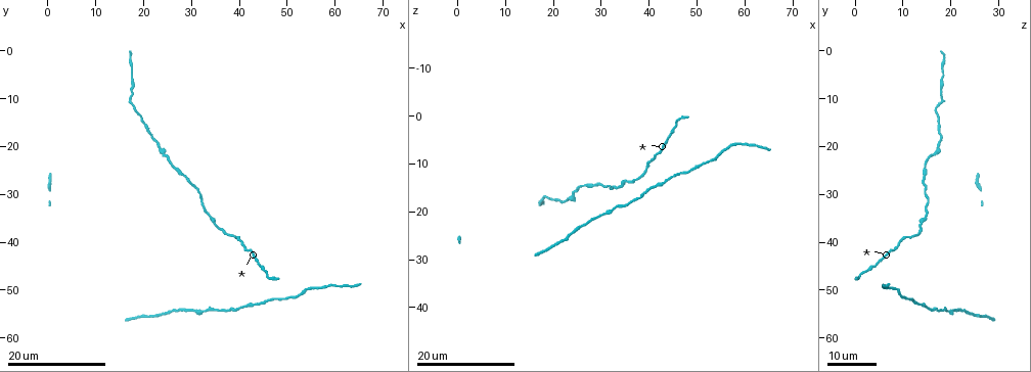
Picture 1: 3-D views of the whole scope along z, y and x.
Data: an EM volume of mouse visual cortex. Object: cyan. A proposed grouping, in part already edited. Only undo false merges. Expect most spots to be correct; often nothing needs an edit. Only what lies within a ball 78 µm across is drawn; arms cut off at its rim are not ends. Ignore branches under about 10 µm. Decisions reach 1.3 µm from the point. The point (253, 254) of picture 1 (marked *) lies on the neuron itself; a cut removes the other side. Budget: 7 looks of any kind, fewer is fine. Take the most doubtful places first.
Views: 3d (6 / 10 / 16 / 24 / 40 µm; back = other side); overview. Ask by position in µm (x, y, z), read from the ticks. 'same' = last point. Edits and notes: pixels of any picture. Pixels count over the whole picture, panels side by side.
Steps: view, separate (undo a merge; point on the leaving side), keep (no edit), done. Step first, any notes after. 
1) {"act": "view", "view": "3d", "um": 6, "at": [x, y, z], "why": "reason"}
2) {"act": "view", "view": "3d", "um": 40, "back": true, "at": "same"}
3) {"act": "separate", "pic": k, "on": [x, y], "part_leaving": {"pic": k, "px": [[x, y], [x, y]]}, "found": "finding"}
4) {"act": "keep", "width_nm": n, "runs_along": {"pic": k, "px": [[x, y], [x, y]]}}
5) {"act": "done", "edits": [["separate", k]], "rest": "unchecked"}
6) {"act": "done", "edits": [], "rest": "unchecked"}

{"act": "view", "view": "3d", "um": 24, "at": [31.0, 54.5, 21.0], "why": "calibre changes"}

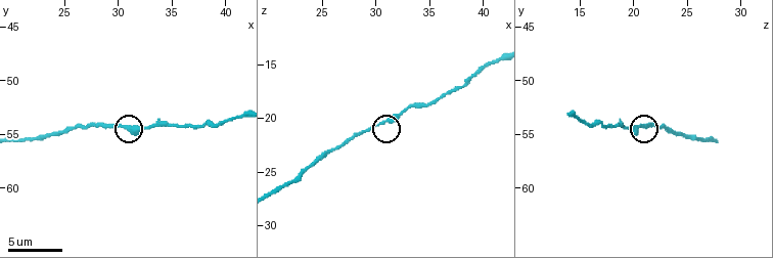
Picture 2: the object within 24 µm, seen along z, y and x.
{"act": "view", "view": "3d", "um": 10, "at": [30.6, 54.2, 20.4]}

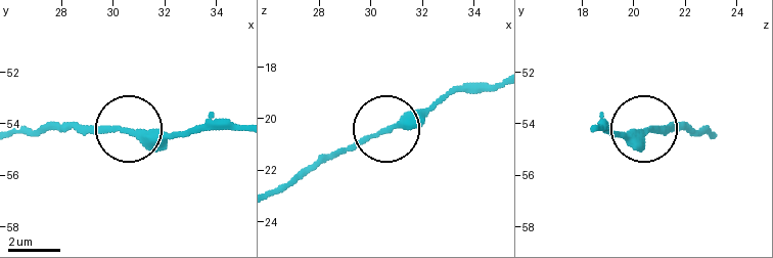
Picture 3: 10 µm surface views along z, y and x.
{"act": "keep", "runs_along": {"pic": 3, "px": [[495, 82], [455, 87], [312, 168]]}, "found": "all the same neuron"}

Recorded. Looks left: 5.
{"act": "view", "view": "3d", "um": 16, "at": [24.0, 21.5, 16.0], "why": "calibre changes"}

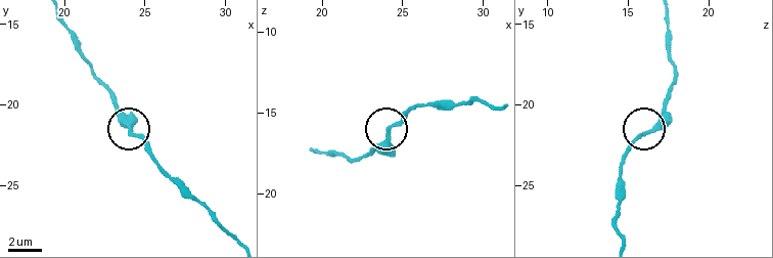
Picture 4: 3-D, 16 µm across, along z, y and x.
{"act": "view", "view": "3d", "um": 6, "at": [24.2, 21.8, 16.0], "why": "zoom in"}

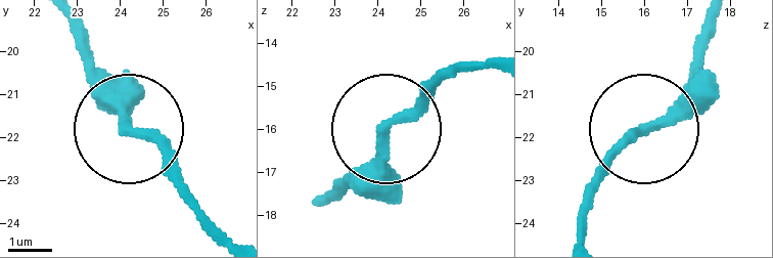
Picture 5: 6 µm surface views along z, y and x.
{"act": "keep", "width_nm": 250, "runs_along": {"pic": 5, "px": [[222, 231], [93, 70]]}, "found": "one neuron here"}

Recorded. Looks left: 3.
{"act": "view", "view": "3d", "um": 24, "at": [29.0, 26.5, 14.5], "why": "calibre changes"}

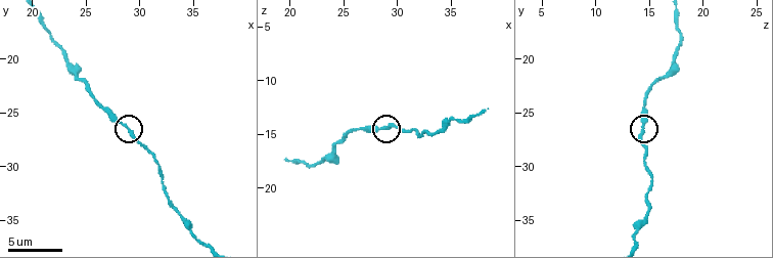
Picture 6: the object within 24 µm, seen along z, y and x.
{"act": "view", "view": "3d", "um": 10, "at": [28.6, 26.2, 14.4], "why": "zoom in"}

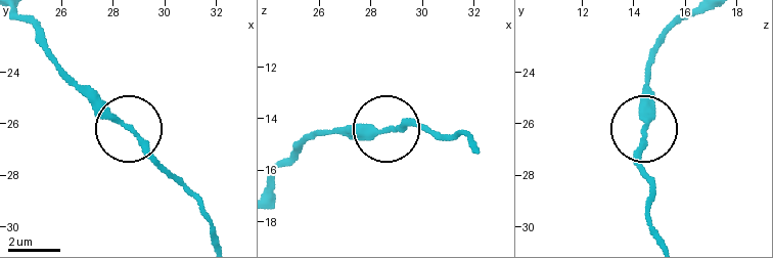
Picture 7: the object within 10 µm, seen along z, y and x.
{"act": "keep", "runs_along": {"pic": 7, "px": [[473, 146], [465, 133], [337, 127]]}, "found": "one neuron here"}

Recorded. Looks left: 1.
{"act": "view", "view": "3d", "um": 16, "at": [40.8, 53.4, 14.8], "why": "sudden change in width"}

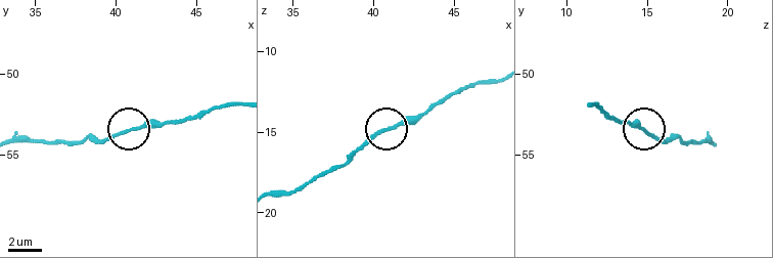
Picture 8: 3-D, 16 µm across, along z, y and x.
{"act": "keep", "found": "all the same neuron"}

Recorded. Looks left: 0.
{"act": "done", "edits": [], "rest": "unchecked"}

